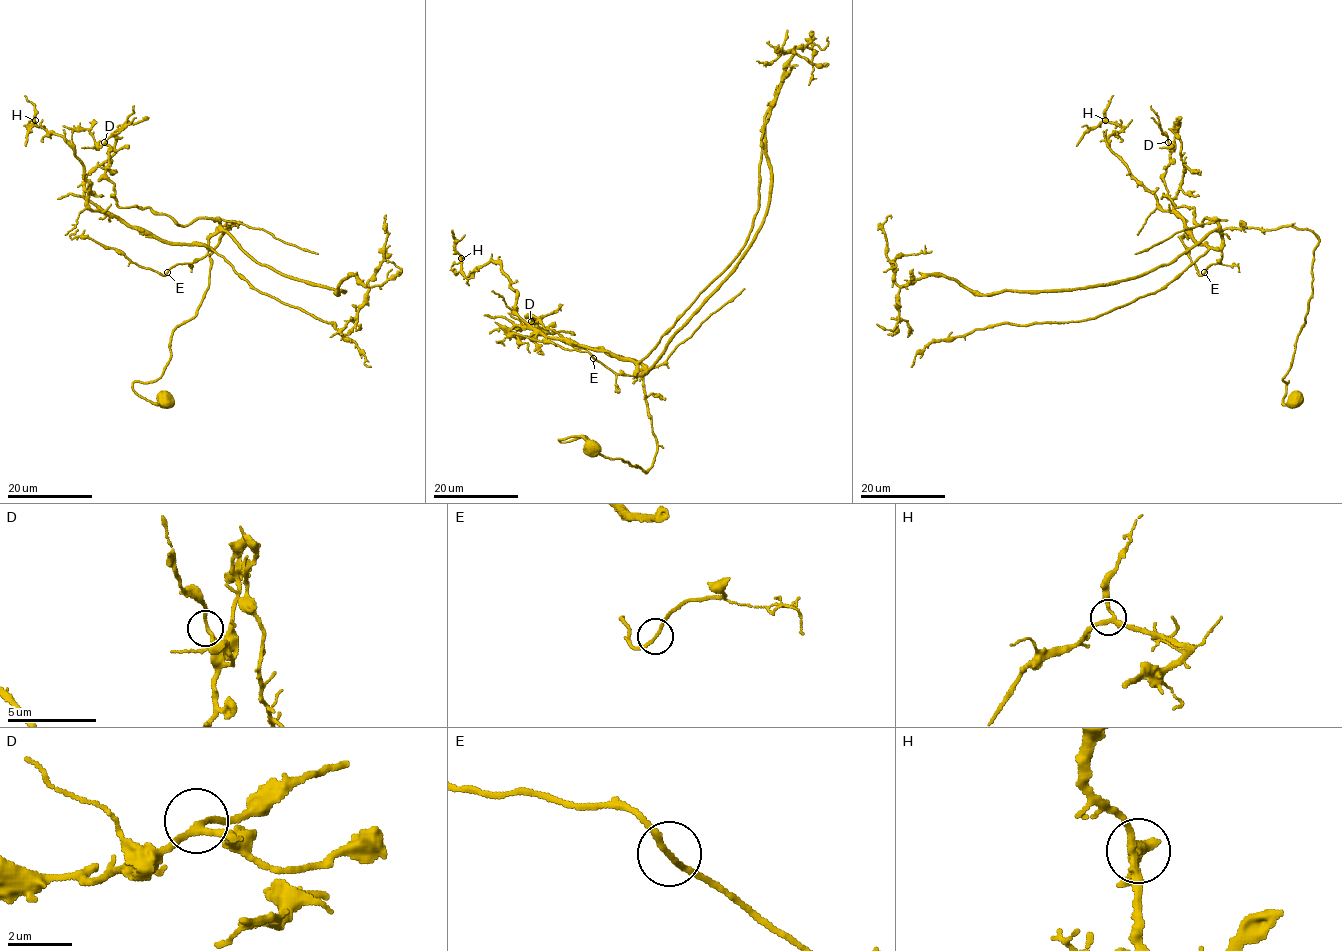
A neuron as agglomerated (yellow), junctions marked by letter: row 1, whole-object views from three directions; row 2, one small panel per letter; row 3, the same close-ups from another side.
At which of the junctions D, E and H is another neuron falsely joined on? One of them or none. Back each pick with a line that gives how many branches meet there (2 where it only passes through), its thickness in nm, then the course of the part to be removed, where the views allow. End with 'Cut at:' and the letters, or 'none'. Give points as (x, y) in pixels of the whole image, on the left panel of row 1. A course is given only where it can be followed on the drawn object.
Cut at: none

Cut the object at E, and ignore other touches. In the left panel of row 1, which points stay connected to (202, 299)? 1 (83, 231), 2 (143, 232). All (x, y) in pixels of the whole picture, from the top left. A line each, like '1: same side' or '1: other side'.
1: other side
2: same side

